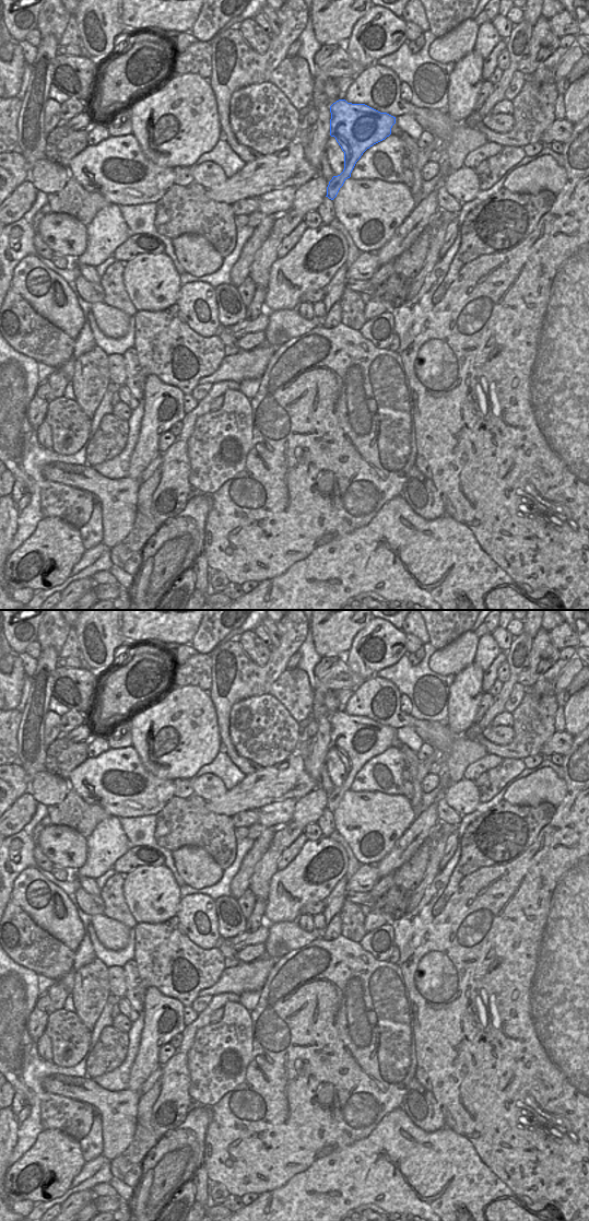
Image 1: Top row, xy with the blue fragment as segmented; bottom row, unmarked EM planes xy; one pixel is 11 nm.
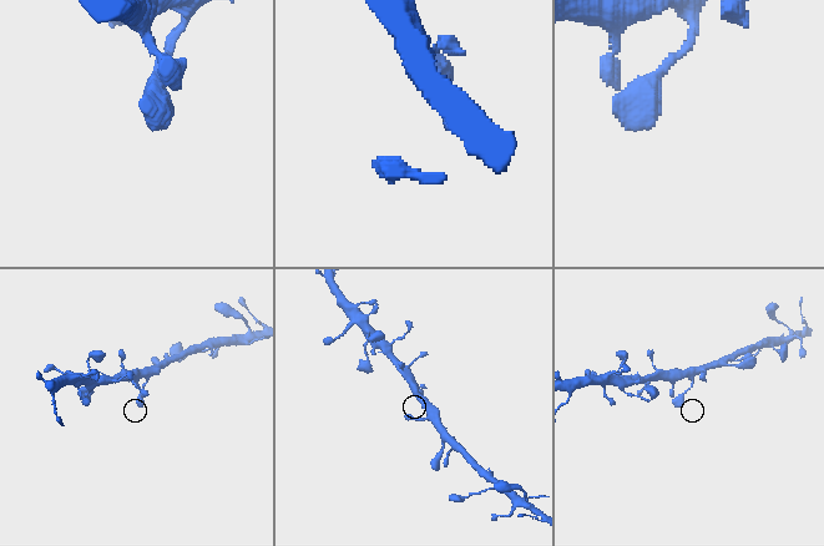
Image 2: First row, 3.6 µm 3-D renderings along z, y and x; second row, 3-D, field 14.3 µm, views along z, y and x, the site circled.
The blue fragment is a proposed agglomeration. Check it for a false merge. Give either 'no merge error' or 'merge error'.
no merge error

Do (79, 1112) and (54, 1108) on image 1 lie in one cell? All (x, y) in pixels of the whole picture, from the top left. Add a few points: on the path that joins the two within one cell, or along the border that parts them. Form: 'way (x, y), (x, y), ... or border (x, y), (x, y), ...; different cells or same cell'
way (72, 1112), (60, 1112); same cell

